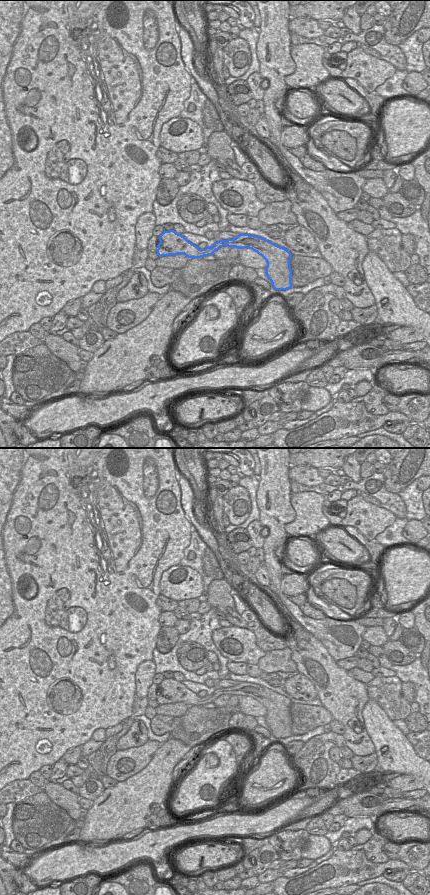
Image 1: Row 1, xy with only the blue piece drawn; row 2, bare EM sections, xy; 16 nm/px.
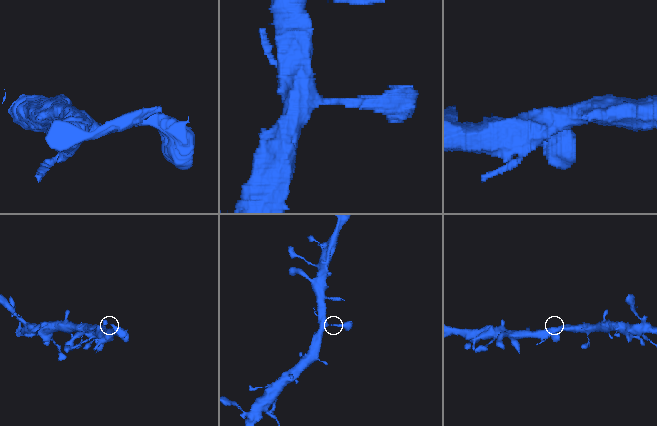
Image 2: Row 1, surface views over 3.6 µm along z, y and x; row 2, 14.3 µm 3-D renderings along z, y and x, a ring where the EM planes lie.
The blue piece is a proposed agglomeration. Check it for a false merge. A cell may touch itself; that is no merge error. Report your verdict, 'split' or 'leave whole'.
leave whole

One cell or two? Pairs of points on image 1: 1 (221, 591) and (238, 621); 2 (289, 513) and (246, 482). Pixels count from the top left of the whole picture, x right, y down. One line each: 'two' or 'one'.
1: one
2: two

